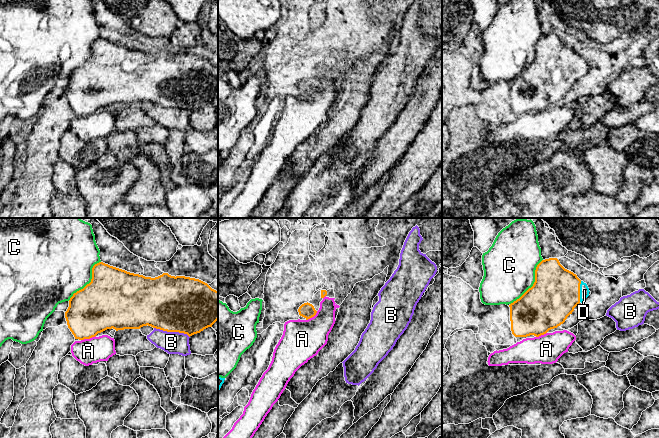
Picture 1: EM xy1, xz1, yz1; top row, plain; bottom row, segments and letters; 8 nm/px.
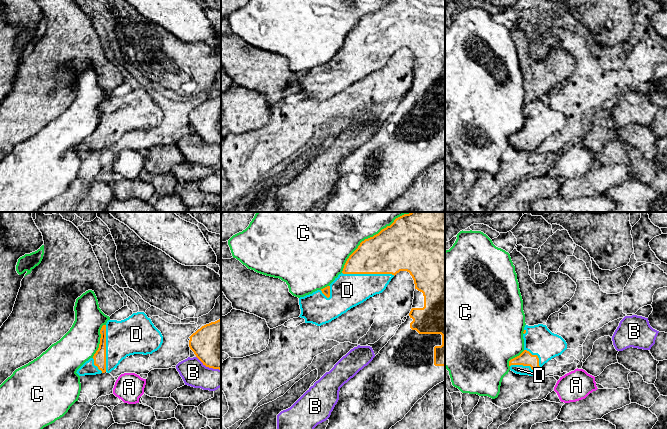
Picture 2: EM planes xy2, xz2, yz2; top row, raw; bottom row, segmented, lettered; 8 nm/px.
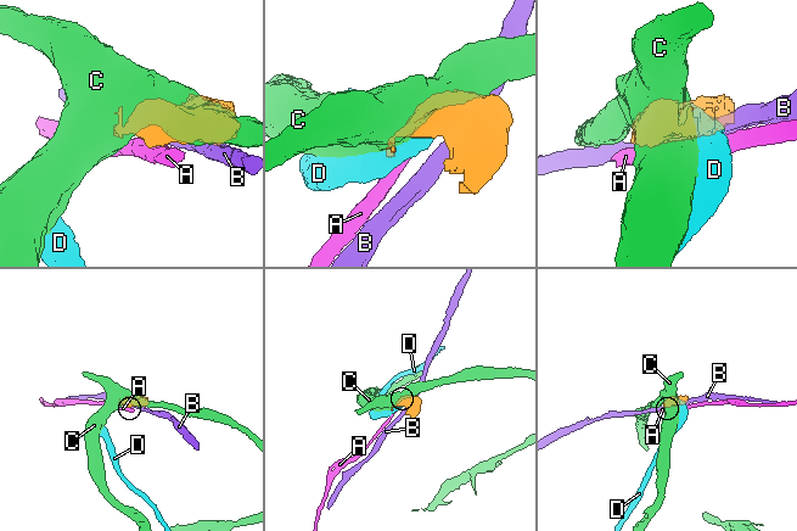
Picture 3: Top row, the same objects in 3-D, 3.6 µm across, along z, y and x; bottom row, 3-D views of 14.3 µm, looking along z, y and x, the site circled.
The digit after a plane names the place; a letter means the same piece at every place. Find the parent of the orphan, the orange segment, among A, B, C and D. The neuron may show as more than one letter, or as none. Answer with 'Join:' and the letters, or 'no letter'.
Join: D

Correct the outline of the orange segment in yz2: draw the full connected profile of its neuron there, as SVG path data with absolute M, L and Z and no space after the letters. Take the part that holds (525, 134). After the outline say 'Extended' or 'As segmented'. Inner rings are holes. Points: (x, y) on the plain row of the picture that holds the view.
M525 101L523 109L524 127L509 137L510 146L516 150L535 152L545 139L567 125L566 117L561 112L552 109L546 101Z. Extended

